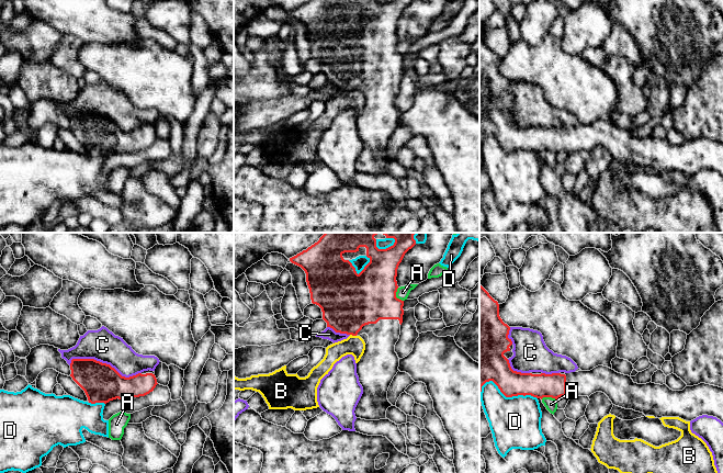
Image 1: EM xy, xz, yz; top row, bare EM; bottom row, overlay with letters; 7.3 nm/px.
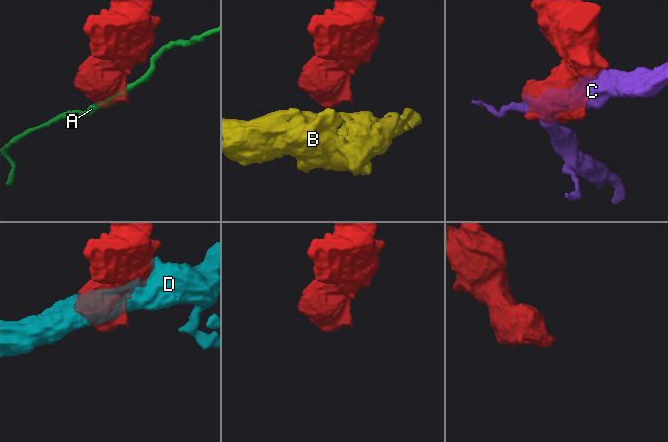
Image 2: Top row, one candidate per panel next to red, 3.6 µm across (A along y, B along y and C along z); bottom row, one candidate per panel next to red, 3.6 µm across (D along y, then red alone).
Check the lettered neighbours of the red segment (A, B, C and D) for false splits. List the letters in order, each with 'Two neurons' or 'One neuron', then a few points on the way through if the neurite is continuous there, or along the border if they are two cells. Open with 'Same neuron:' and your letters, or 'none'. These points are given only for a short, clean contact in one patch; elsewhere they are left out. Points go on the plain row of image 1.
Same neuron: none
A: Two neurons. Boundary: xz (397, 42), (396, 51), (403, 55)
B: Two neurons. Boundary: xz (350, 88), (356, 90)
C: Two neurons
D: Two neurons

